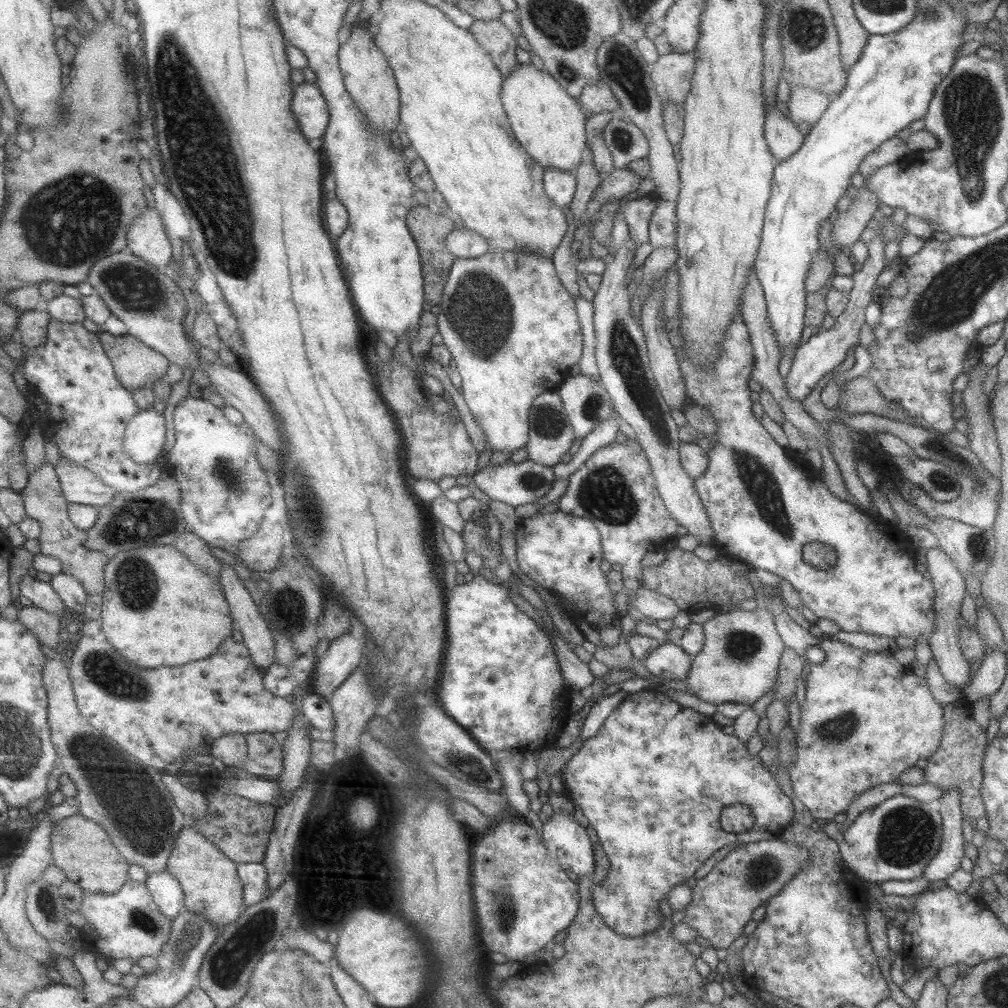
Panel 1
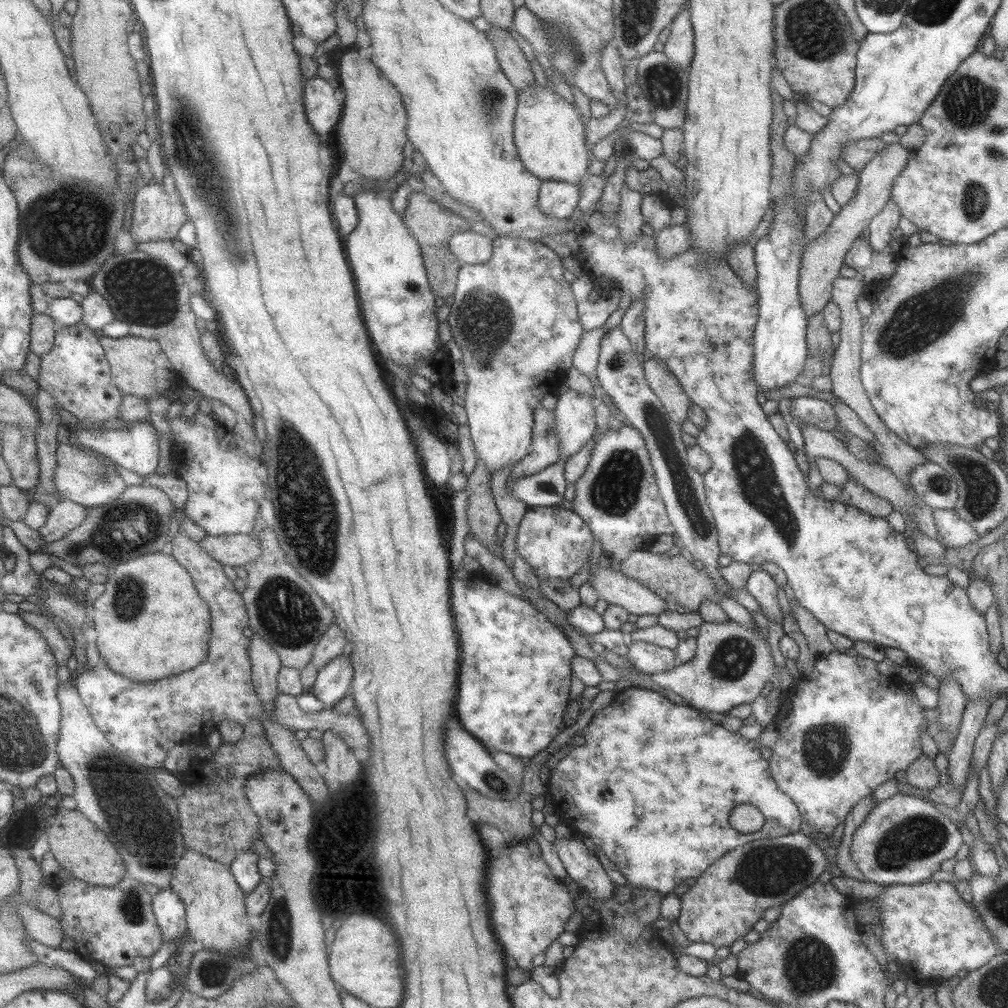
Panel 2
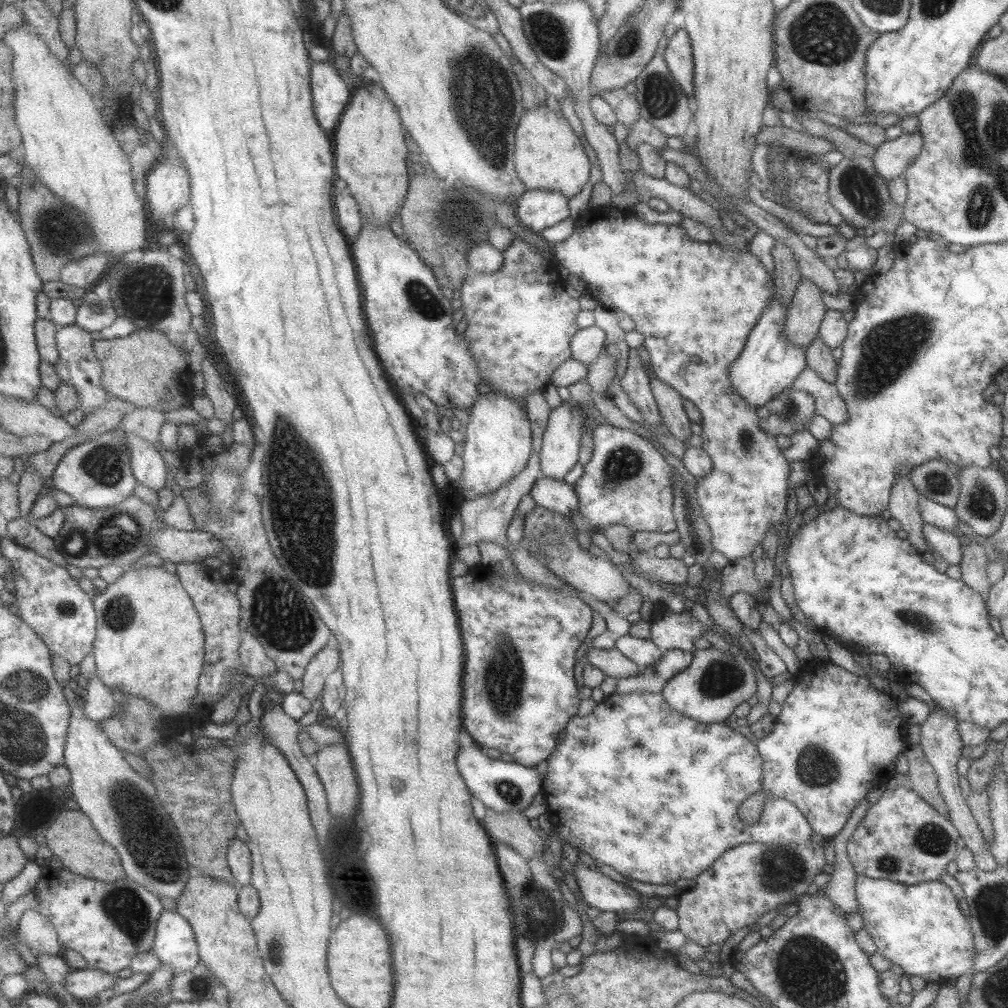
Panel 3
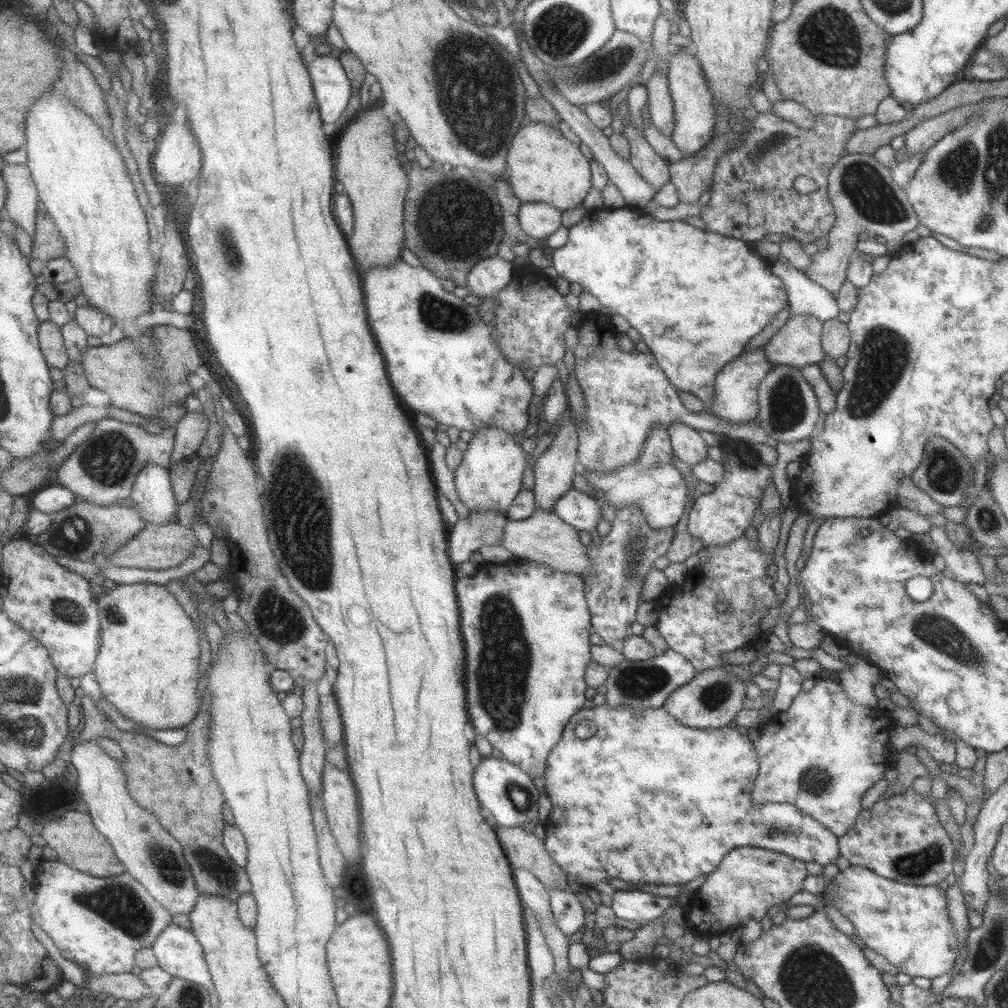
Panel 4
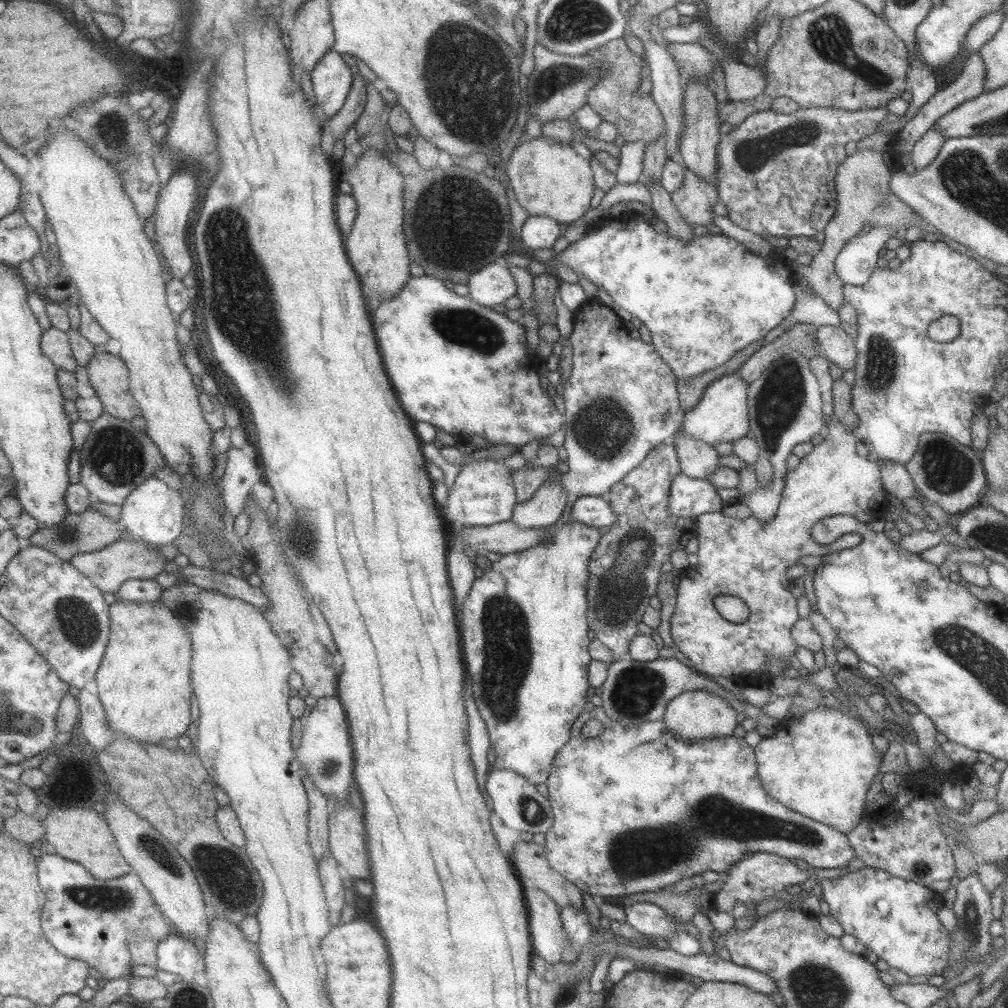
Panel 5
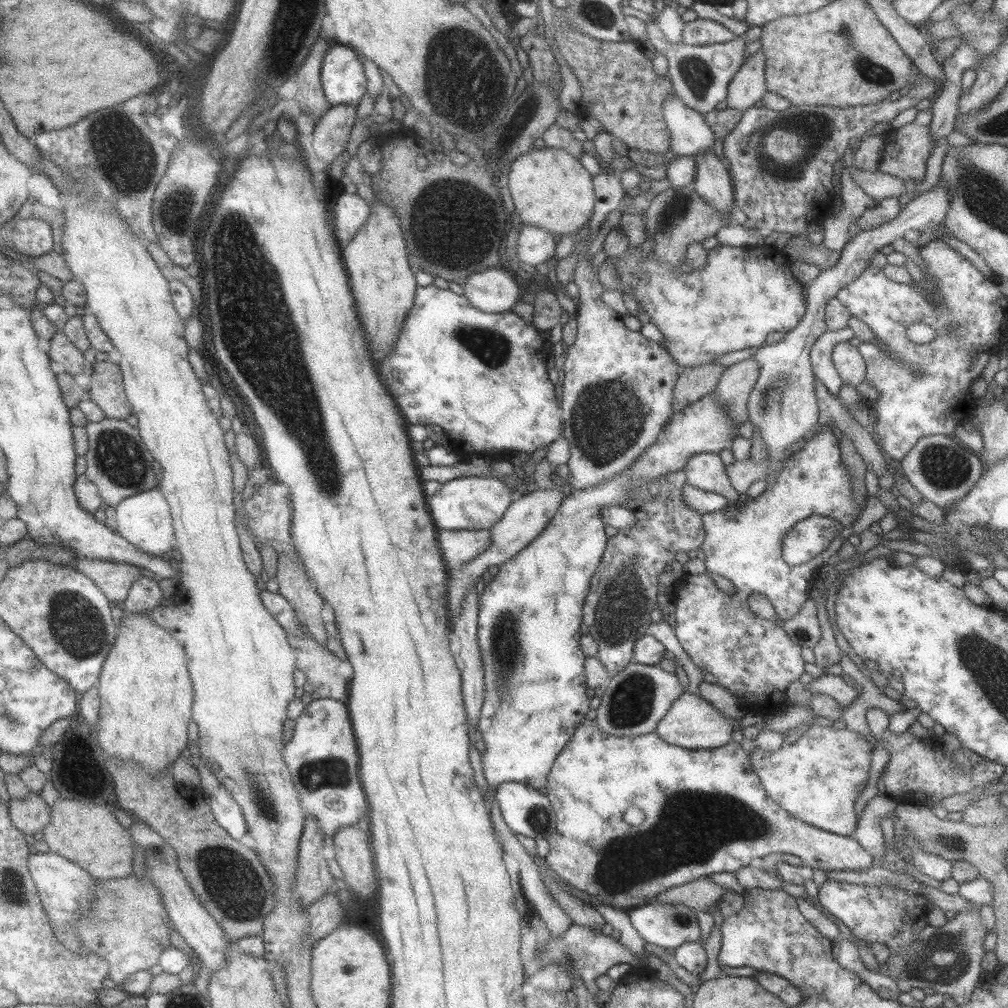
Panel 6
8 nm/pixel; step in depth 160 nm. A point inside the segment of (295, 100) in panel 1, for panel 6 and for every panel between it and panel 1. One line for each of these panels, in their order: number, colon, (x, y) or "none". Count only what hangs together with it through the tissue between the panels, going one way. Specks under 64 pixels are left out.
2: (322, 111)
3: (330, 95)
4: (331, 87)
5: (330, 77)
6: (343, 82)

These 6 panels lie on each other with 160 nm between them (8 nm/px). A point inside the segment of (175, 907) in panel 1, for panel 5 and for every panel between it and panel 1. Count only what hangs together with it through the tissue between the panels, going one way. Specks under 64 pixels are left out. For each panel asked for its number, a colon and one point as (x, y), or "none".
2: (168, 910)
3: (174, 945)
4: (176, 950)
5: (176, 954)

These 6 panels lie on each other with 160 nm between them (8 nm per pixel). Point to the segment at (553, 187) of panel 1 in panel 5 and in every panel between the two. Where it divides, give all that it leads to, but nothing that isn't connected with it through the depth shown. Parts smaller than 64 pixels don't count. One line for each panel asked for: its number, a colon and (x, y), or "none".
2: (557, 199)
3: (537, 208)
4: (537, 219)
5: (537, 231)

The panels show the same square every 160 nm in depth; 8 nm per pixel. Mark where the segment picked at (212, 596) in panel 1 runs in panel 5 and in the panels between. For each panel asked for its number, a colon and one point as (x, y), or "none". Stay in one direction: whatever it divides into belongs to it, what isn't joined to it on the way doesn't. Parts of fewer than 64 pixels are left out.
2: (154, 588)
3: (149, 642)
4: (146, 666)
5: (144, 682)

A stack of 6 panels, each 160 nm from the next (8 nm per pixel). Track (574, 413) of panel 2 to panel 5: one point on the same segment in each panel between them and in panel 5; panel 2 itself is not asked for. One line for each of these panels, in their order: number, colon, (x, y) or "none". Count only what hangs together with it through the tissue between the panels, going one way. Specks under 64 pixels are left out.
3: (558, 453)
4: (553, 470)
5: (544, 508)

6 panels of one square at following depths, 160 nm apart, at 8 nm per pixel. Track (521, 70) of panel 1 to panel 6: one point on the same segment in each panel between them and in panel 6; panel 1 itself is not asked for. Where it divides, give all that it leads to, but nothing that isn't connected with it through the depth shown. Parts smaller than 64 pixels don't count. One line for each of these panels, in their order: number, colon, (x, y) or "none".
2: (548, 133)
3: (547, 154)
4: (542, 166)
5: (548, 178)
6: (550, 189)

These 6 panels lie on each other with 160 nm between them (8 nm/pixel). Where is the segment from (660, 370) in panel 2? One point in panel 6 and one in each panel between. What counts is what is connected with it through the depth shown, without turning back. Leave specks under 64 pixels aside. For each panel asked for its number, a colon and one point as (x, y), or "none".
3: (669, 404)
4: (687, 445)
5: (696, 459)
6: (705, 470)

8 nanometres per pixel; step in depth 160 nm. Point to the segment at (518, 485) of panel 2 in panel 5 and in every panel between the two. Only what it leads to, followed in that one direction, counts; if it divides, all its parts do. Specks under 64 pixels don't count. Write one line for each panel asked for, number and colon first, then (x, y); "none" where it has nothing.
3: (555, 495)
4: (581, 511)
5: (594, 511)

